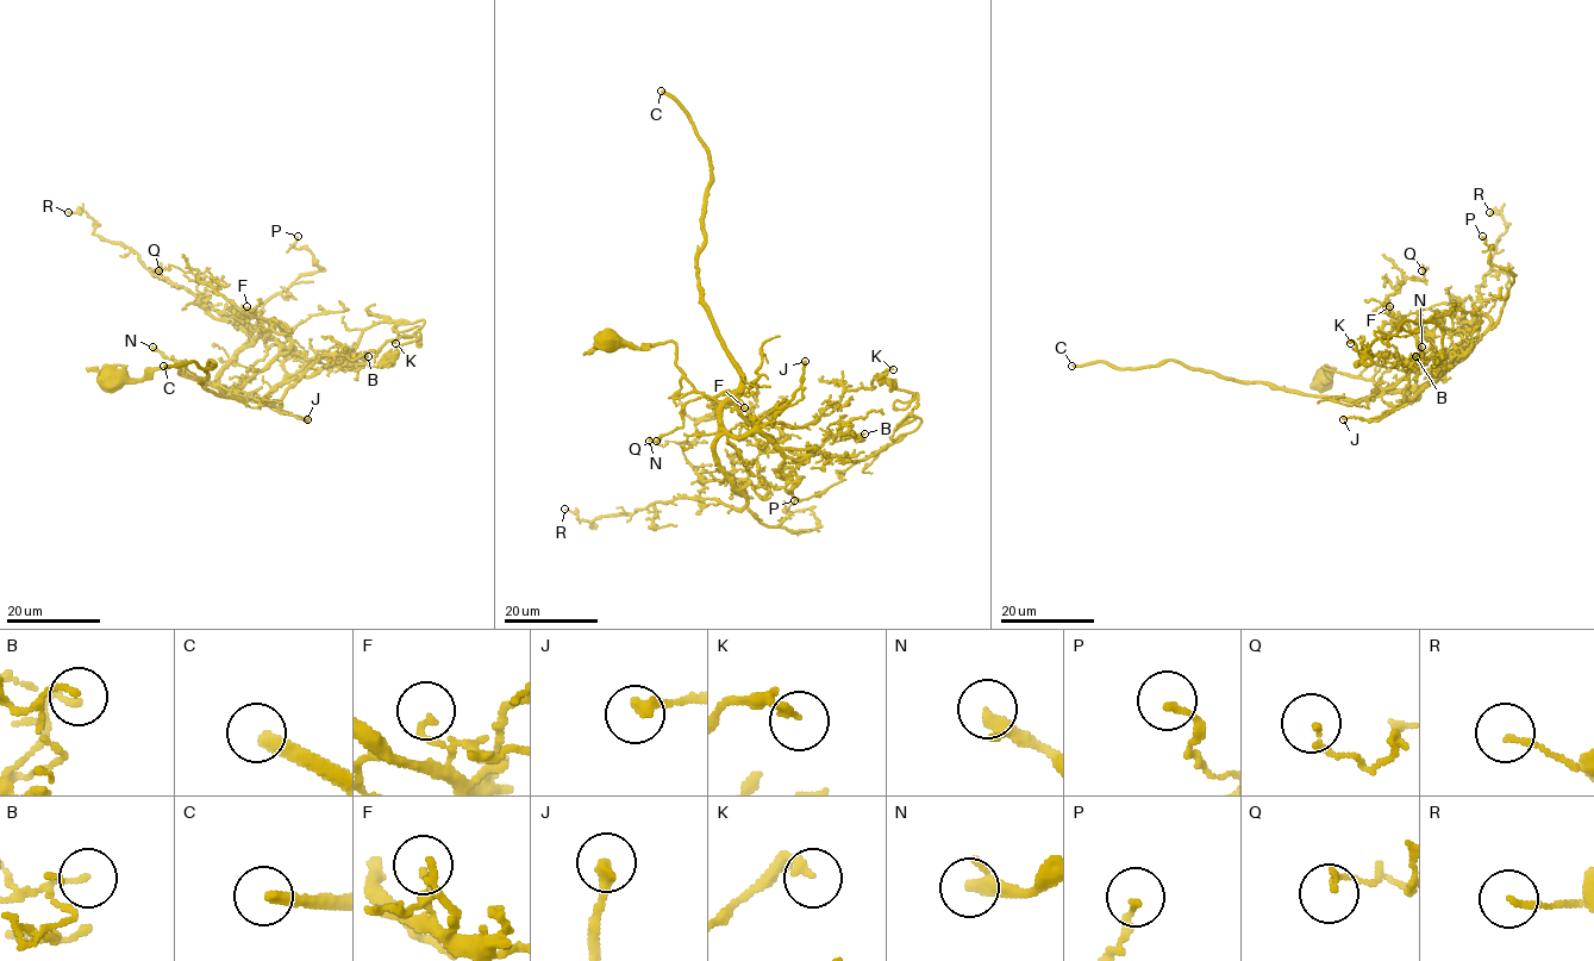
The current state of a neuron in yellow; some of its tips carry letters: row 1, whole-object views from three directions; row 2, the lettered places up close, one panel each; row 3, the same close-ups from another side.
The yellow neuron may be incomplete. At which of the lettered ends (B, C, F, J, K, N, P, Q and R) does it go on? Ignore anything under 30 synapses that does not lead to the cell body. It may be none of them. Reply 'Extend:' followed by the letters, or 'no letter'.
Extend: C

